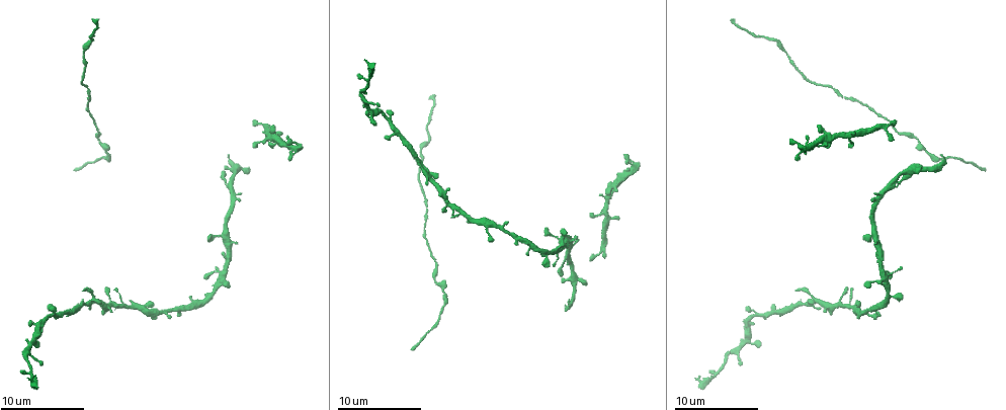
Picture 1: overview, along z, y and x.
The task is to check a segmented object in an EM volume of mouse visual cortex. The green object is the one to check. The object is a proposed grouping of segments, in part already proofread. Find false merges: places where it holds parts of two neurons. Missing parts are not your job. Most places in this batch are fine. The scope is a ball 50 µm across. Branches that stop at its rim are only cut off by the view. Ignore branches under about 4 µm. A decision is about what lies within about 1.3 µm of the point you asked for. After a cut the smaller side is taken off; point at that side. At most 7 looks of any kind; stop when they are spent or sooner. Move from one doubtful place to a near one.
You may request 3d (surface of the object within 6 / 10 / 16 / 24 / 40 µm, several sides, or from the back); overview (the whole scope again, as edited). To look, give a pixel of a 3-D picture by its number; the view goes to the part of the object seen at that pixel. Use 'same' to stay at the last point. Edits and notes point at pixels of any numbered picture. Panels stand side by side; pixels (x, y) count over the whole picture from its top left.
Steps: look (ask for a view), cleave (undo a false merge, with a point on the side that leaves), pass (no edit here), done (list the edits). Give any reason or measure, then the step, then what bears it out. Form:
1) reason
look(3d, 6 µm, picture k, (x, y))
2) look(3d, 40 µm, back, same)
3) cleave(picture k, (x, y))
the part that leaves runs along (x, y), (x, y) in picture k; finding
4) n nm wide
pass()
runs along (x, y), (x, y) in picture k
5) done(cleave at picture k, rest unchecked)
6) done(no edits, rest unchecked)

calibre changes
look(3d, 16 µm, picture 1, (161, 312))

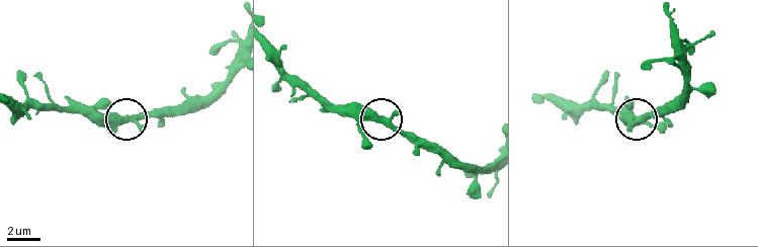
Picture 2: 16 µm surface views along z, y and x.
340 nm wide
pass()
runs along (234, 69), (209, 93), (177, 109), (85, 117) in picture 2; continuous, no second neuron

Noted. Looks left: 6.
three arms meet
look(3d, 10 µm, picture 1, (563, 262))

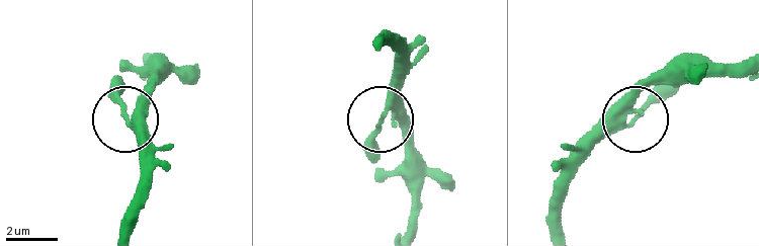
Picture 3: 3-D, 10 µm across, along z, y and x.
250 nm wide
pass()
runs along (562, 203), (575, 166), (631, 120), (640, 94), (671, 64) in picture 3; one neuron here

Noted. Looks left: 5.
look(3d, 10 µm, picture 1, (444, 286))

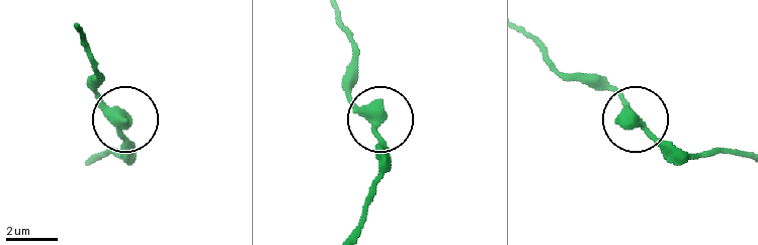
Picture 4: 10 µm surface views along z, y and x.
pass()
continuous, no second neuron

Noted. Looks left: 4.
done(no edits, rest unchecked)

